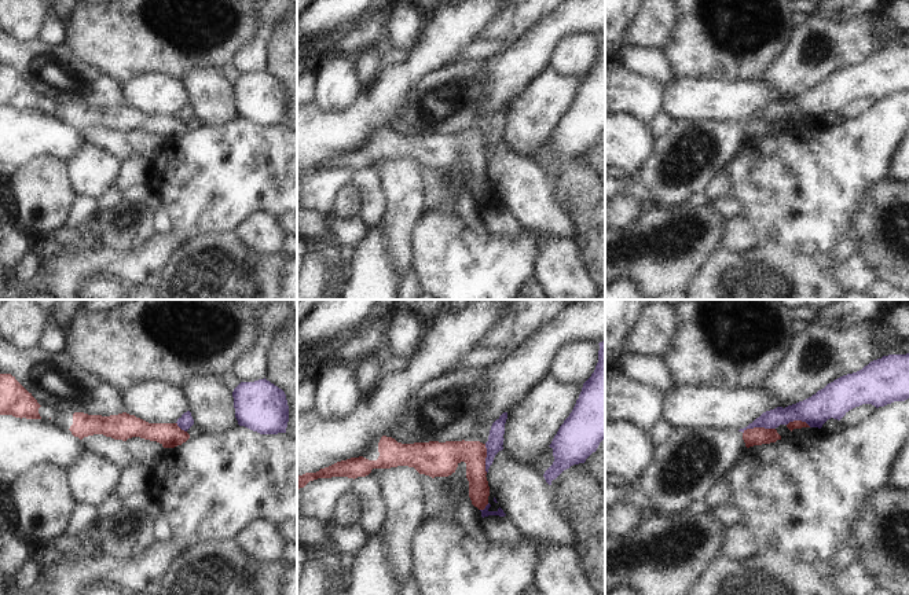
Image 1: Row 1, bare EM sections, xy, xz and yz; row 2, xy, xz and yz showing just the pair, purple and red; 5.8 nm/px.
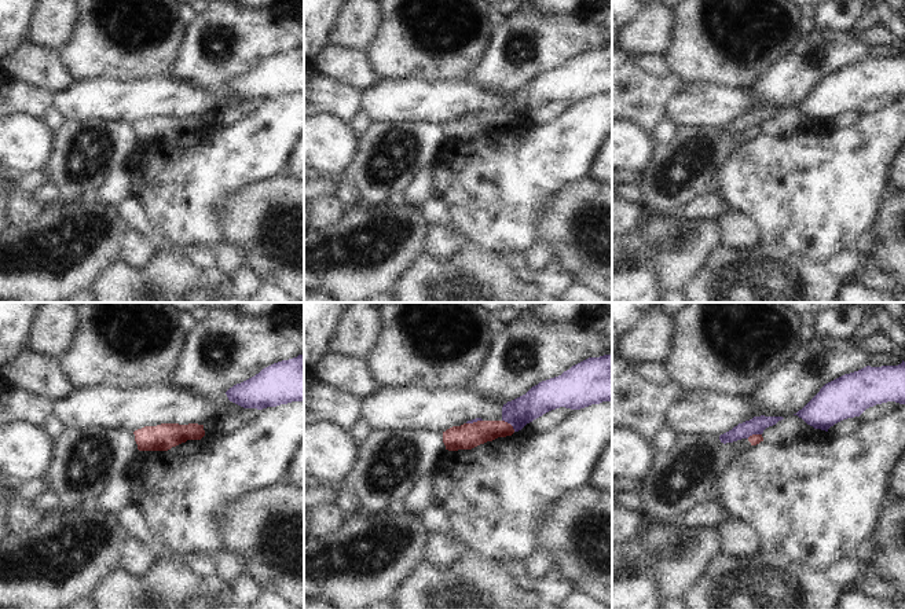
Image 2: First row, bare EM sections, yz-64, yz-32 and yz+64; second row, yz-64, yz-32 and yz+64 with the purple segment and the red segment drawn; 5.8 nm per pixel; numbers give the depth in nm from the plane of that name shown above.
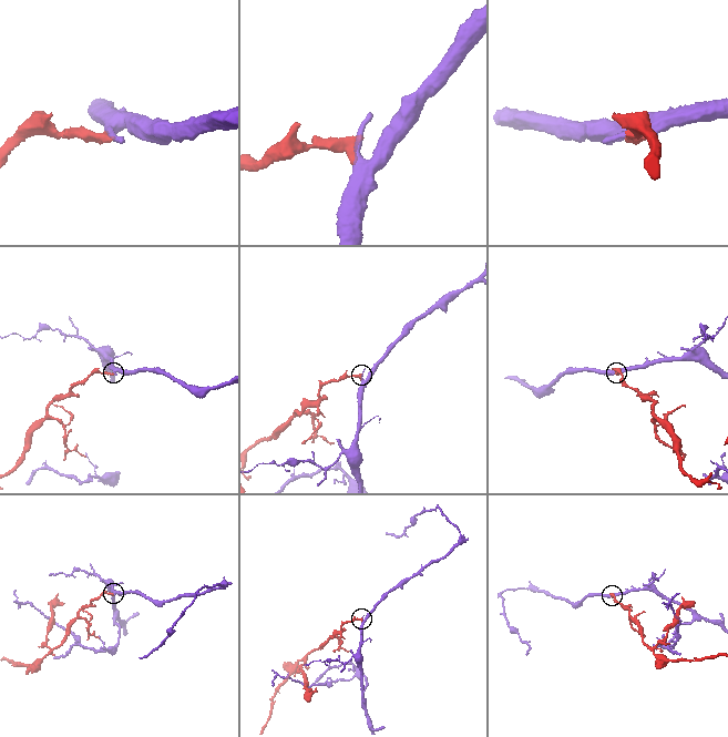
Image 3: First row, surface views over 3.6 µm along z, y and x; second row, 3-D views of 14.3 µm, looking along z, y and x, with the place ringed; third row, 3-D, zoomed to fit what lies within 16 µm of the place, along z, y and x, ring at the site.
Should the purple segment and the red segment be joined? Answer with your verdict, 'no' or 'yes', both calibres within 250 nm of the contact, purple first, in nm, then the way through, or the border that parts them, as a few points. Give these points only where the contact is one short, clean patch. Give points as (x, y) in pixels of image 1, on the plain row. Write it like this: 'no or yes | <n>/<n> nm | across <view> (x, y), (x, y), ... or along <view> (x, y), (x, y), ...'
no | 110/110 nm | along yz (774, 121), (748, 120), (743, 125)

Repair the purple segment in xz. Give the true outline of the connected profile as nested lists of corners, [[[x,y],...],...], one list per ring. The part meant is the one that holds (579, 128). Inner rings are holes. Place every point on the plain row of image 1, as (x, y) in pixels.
[[[605,33],[600,34],[598,55],[569,109],[560,118],[551,136],[554,154],[543,169],[549,177],[564,162],[584,155],[605,131]]]

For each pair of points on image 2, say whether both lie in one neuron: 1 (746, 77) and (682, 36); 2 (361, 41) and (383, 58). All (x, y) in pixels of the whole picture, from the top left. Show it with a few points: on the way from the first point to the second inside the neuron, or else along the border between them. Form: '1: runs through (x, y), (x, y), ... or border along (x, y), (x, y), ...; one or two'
1: runs through (731, 62), (725, 61), (698, 36); one
2: border along (380, 17), (377, 33), (365, 51); two

